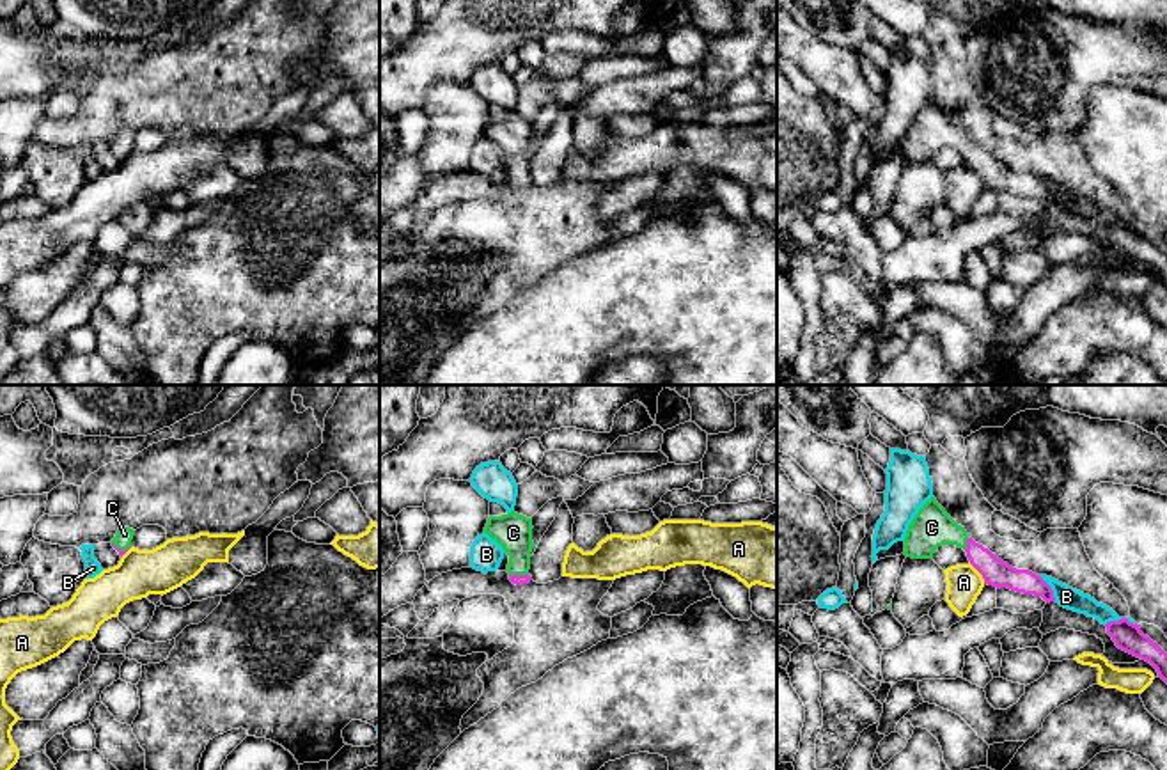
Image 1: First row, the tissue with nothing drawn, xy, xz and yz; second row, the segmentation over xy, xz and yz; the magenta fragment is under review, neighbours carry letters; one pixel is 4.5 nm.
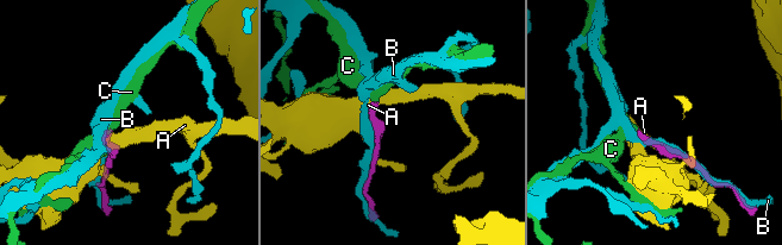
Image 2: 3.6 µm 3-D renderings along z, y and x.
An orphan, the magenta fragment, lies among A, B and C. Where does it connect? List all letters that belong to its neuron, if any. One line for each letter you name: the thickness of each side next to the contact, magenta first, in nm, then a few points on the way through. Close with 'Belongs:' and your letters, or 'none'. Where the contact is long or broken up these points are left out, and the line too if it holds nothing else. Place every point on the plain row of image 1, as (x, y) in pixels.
C: Thickness 50 nm (magenta) against 170 nm. Path across: xz (516, 181), (518, 178), (518, 148), (513, 135)
Belongs: C

